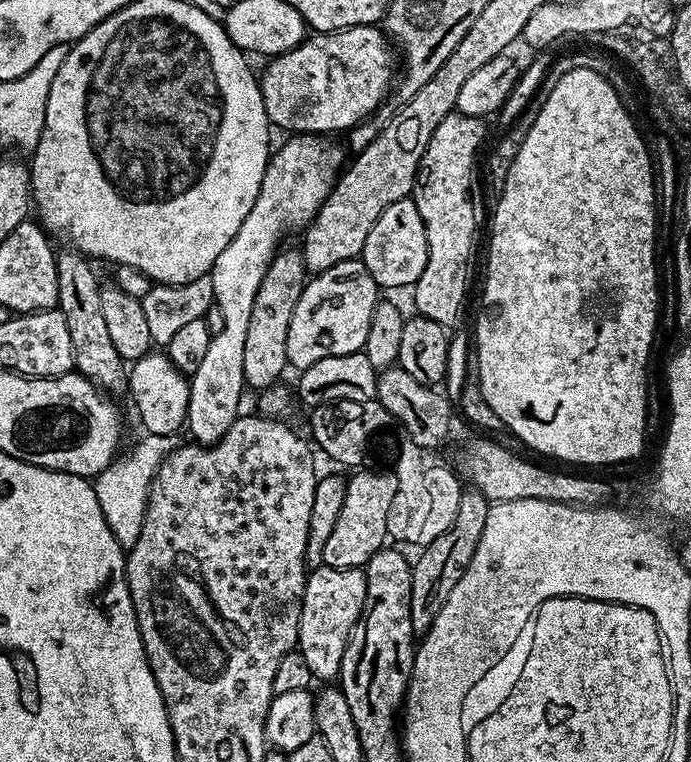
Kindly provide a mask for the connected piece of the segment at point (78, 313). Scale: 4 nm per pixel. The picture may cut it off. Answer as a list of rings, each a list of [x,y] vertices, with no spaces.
[[[64,246],[56,252],[58,270],[58,307],[66,318],[66,327],[70,329],[70,343],[74,346],[74,368],[81,376],[91,380],[105,393],[124,392],[126,388],[126,362],[114,350],[114,341],[106,330],[106,321],[102,318],[102,298],[100,290],[102,280],[96,277],[93,261],[83,252]]]

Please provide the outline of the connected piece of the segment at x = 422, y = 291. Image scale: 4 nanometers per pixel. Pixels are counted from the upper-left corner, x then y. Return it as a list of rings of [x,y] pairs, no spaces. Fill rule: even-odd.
[[[449,112],[430,134],[430,142],[420,159],[411,199],[422,214],[426,226],[428,257],[426,270],[414,285],[415,311],[434,322],[451,326],[464,304],[468,292],[468,271],[472,268],[472,251],[476,248],[476,196],[472,193],[472,167],[476,151],[484,140],[485,121],[478,116]]]

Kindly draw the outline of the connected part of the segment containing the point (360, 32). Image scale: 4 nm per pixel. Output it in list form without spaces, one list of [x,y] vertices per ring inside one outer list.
[[[370,24],[343,28],[337,32],[322,32],[309,35],[298,47],[286,54],[271,57],[258,79],[269,125],[276,127],[277,124],[278,127],[285,128],[285,133],[288,134],[343,133],[361,120],[369,119],[384,103],[394,84],[394,52],[387,35],[379,27]]]

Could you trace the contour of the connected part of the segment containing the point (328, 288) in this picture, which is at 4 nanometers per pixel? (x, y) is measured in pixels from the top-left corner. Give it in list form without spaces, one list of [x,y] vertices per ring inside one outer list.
[[[363,259],[338,262],[330,270],[315,273],[305,283],[298,306],[294,306],[294,318],[290,318],[290,334],[286,338],[289,365],[303,370],[322,358],[361,351],[377,299],[378,285],[370,270],[366,270]]]

